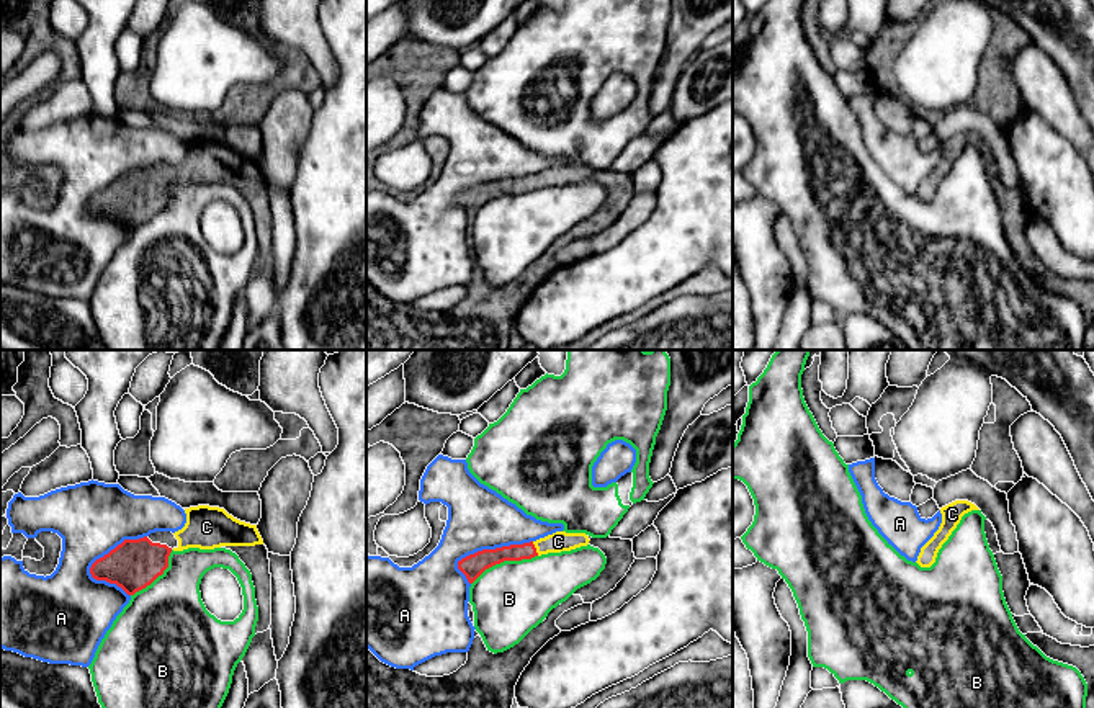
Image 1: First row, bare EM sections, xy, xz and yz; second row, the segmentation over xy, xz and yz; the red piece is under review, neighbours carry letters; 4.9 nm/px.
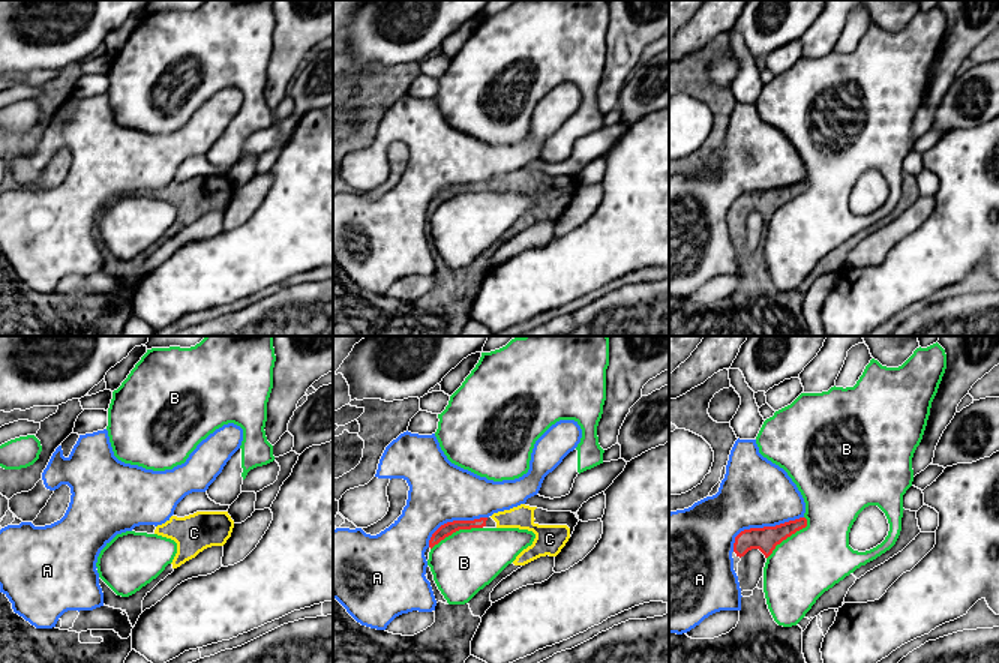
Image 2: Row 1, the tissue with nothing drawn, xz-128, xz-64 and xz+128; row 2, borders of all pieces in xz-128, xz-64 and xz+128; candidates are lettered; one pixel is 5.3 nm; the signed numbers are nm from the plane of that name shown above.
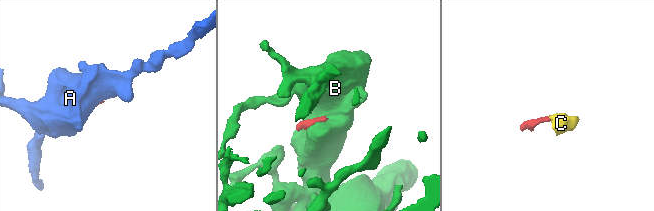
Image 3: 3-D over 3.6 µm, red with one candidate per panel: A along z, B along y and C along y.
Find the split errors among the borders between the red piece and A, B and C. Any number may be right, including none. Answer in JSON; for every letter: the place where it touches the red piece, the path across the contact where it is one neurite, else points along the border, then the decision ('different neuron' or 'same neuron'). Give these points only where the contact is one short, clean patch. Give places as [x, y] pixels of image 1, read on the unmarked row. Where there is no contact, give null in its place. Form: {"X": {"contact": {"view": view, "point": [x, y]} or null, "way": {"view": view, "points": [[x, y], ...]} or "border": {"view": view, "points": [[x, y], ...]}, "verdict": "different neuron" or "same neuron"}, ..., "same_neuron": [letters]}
{"A": {"contact": {"view": "xy", "point": [115, 182]}, "verdict": "different neuron"}, "B": {"contact": {"view": "xz", "point": [504, 193]}, "verdict": "different neuron"}, "C": {"contact": {"view": "xz", "point": [535, 182]}, "verdict": "same neuron"}, "same_neuron": ["C"]}

